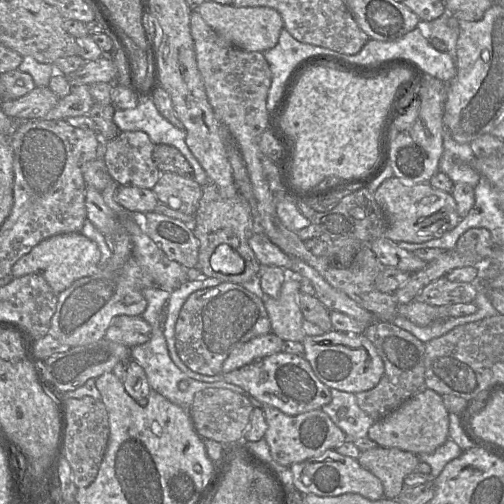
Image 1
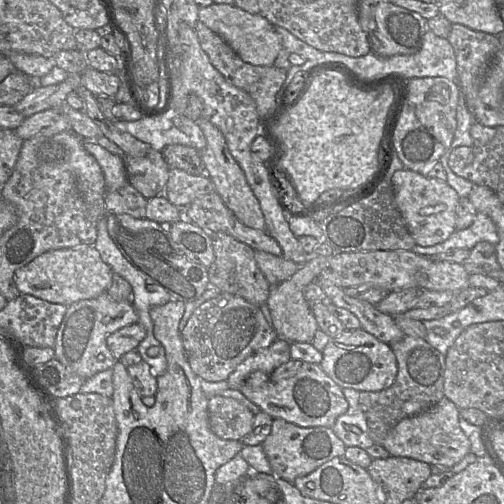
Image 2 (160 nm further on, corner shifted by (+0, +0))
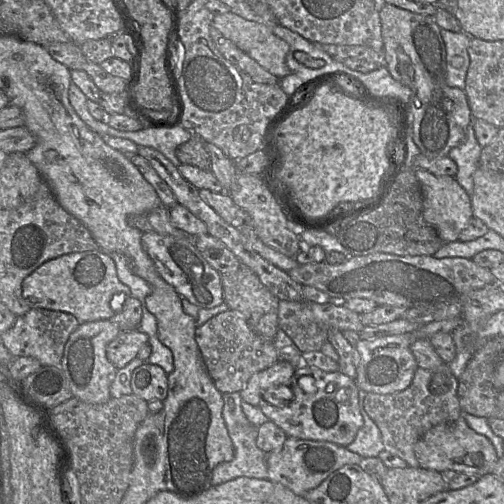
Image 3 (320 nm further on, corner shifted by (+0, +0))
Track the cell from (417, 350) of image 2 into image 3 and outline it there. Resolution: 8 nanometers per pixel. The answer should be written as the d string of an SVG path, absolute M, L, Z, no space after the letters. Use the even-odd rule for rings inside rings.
M447 363L432 369L418 366L406 389L390 394L367 392L364 408L381 432L384 449L405 460L408 466L420 467L414 452L415 443L434 426L455 422L462 416L457 391L457 378Z

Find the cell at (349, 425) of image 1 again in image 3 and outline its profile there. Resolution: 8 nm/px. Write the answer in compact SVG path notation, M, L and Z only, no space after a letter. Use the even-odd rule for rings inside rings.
M359 390L359 410L364 424L357 432L354 441L347 446L347 449L362 457L377 457L384 450L384 445L378 426L365 411L364 399L366 394L366 391Z

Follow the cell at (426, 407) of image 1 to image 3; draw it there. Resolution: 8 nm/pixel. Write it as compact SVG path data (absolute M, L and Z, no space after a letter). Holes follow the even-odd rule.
M463 416L455 422L442 423L428 430L414 445L415 456L420 467L442 472L454 470L476 476L493 474L499 459L491 441L469 427Z

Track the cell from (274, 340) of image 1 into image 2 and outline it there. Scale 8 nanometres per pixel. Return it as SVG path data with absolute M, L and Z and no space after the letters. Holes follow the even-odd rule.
M277 338L271 345L250 354L236 367L227 378L229 387L240 391L251 373L262 371L270 374L289 360L291 360L290 343Z

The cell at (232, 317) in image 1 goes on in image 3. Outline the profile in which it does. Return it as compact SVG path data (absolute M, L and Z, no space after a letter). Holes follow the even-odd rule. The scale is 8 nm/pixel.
M227 309L196 327L195 340L207 371L221 393L240 392L257 372L278 361L273 340L256 334L238 311Z

